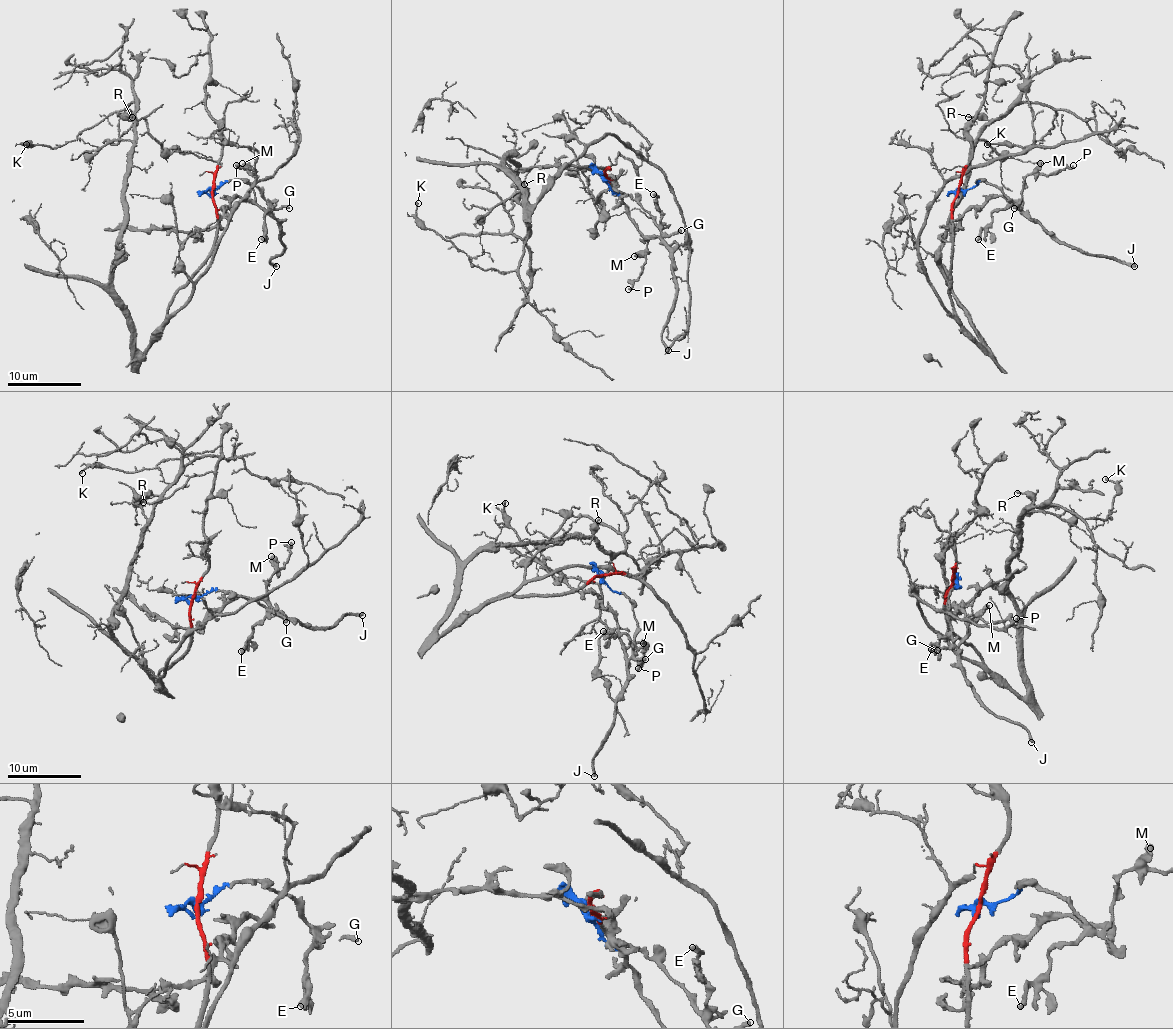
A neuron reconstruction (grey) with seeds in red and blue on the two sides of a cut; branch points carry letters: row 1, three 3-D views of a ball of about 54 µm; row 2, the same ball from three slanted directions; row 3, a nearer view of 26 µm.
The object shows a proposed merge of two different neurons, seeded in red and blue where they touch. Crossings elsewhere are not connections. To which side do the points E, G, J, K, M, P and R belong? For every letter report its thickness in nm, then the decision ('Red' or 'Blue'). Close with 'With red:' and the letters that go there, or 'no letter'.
E: Thickness 340 nm. Blue
G: Thickness 280 nm. Blue
J: Thickness 280 nm. Blue
K: Thickness 170 nm. Red
M: Thickness 440 nm. Blue
P: Thickness 200 nm. Blue
R: Thickness 140 nm. Red
With red: K, R

